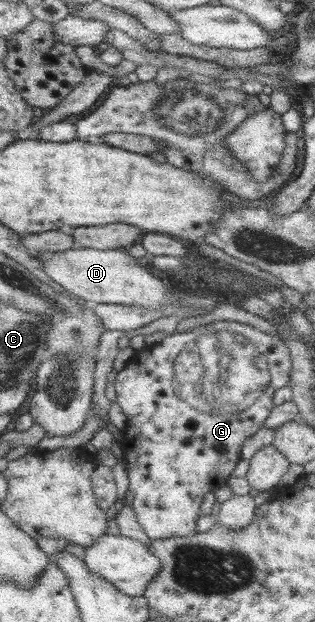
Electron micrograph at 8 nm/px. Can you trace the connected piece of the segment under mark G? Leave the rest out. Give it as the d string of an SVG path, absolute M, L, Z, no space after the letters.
M224 320L217 326L208 329L191 330L190 332L174 332L167 334L156 344L145 345L132 353L127 365L115 375L115 401L121 406L121 411L127 416L125 433L122 438L124 447L124 463L129 479L129 491L133 493L132 508L136 513L137 521L144 532L153 539L169 539L174 537L187 537L197 532L197 519L201 517L200 510L203 498L209 491L225 487L228 479L240 461L240 451L247 438L250 438L258 429L264 426L265 420L273 409L272 399L276 390L288 385L292 372L292 359L284 339L261 332L251 325L237 321Z

